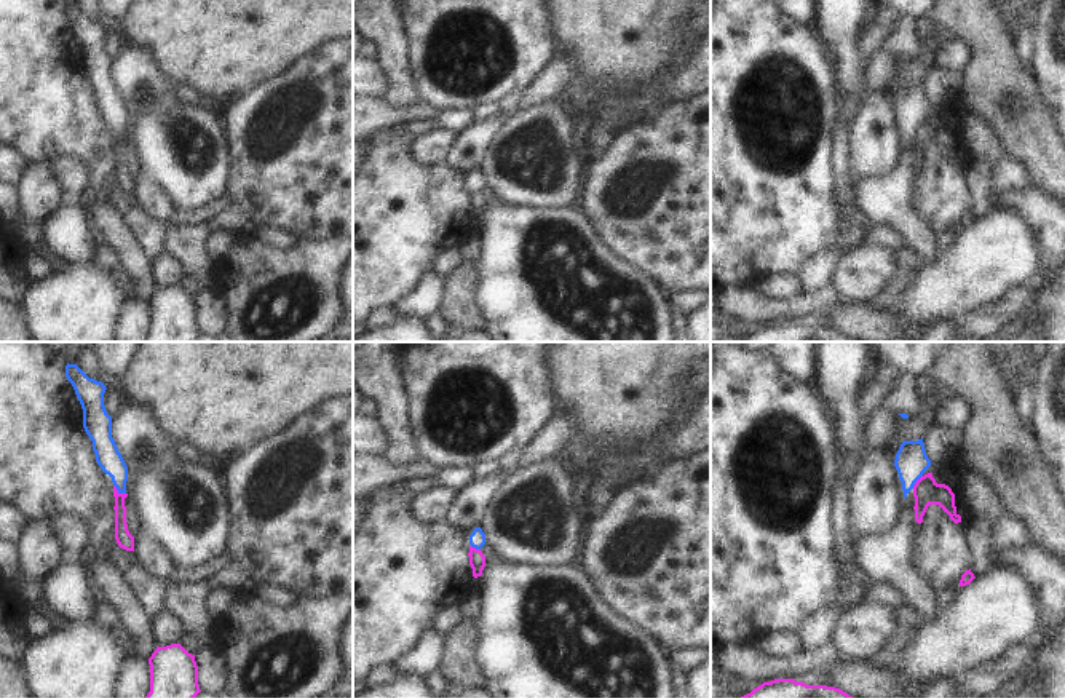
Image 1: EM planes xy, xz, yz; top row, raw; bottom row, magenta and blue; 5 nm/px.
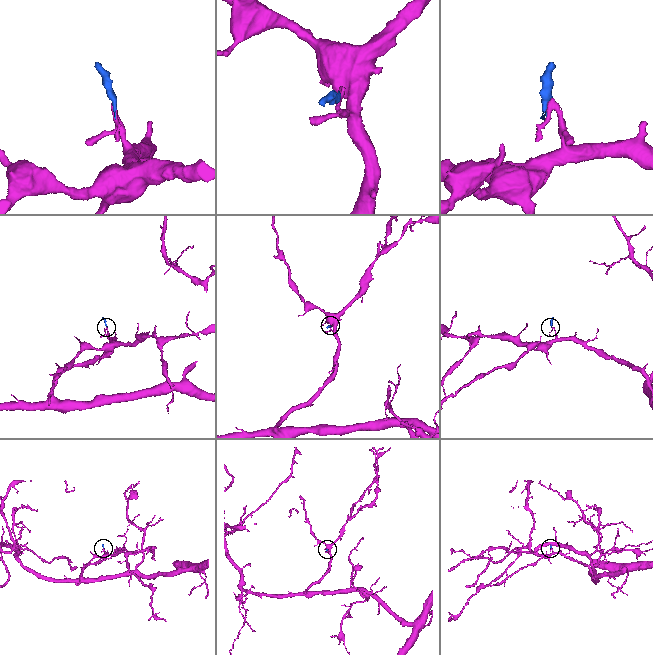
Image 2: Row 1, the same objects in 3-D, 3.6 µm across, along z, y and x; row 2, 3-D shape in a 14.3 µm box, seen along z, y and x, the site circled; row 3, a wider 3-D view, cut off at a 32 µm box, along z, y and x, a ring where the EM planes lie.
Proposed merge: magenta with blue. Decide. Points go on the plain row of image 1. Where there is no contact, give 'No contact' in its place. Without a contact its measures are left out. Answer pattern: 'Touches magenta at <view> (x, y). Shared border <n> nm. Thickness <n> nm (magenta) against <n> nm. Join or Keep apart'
Touches magenta at xy (117, 133). Shared border 80 nm. Thickness 80 nm (magenta) against 120 nm. Keep apart.

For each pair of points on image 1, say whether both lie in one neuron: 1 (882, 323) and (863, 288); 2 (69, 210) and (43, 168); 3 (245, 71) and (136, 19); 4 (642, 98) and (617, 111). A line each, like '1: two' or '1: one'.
1: two
2: two
3: one
4: one

